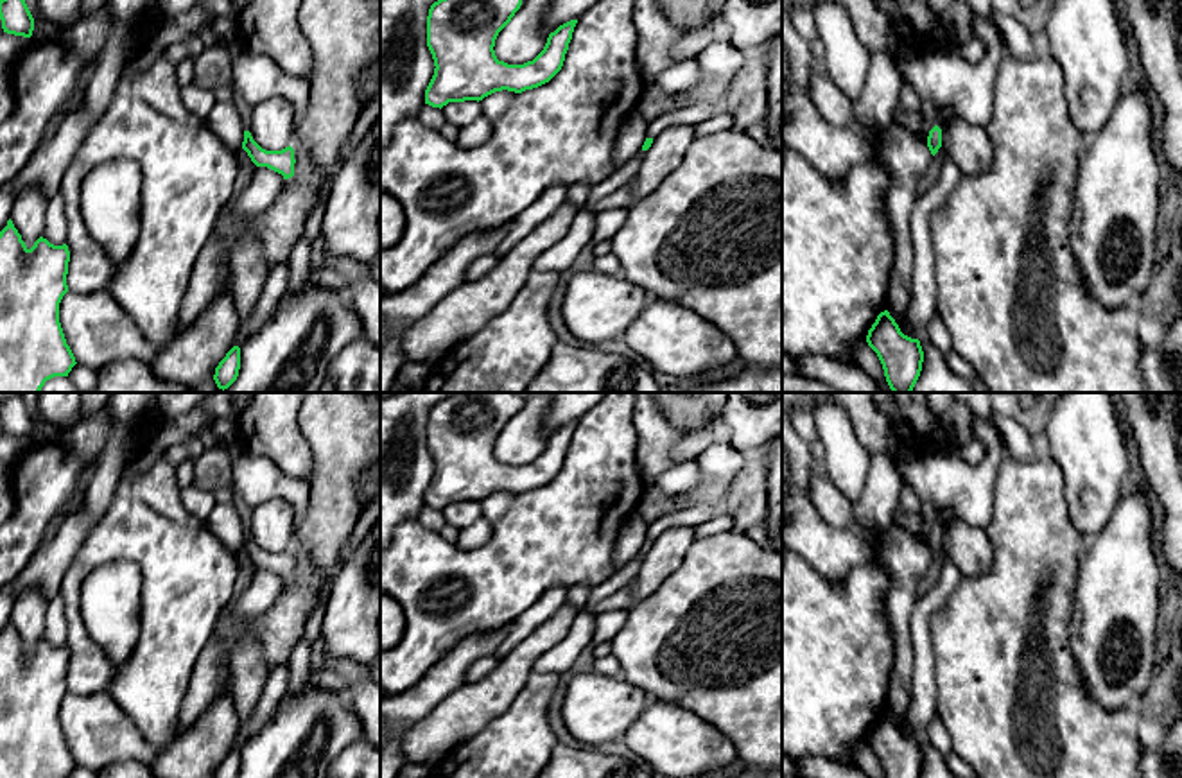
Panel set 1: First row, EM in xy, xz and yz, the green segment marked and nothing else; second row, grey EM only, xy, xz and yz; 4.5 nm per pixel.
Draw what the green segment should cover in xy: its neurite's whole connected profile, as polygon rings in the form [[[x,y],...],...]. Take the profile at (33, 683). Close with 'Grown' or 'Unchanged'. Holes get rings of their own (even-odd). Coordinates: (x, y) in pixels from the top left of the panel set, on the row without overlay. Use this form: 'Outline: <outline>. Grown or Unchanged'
Outline: [[[11,620],[0,633],[0,778],[68,778],[77,765],[59,724],[59,705],[68,694],[68,663],[66,645],[54,647],[39,638],[29,651]]]. Unchanged

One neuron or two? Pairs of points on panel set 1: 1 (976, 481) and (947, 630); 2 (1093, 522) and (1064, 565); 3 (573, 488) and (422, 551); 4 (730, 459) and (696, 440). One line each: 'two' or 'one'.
1: two
2: two
3: one
4: two

